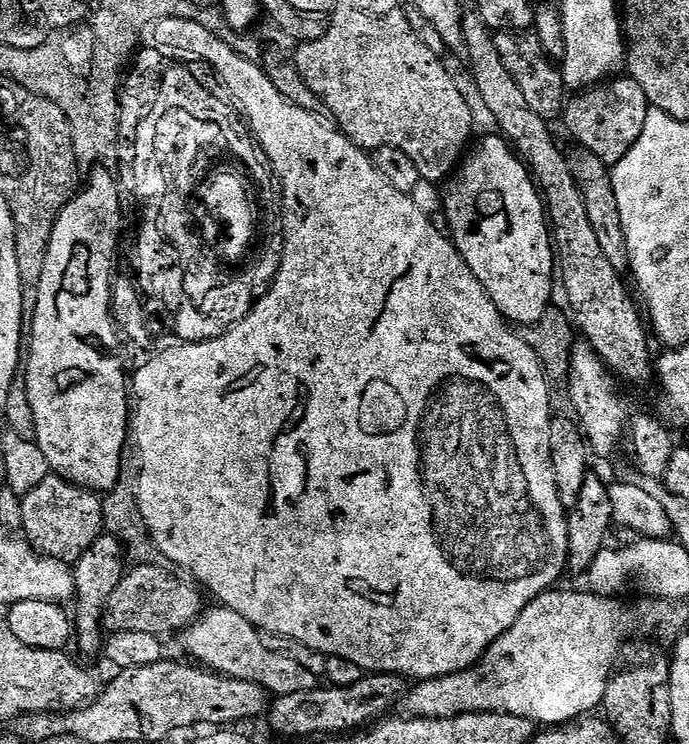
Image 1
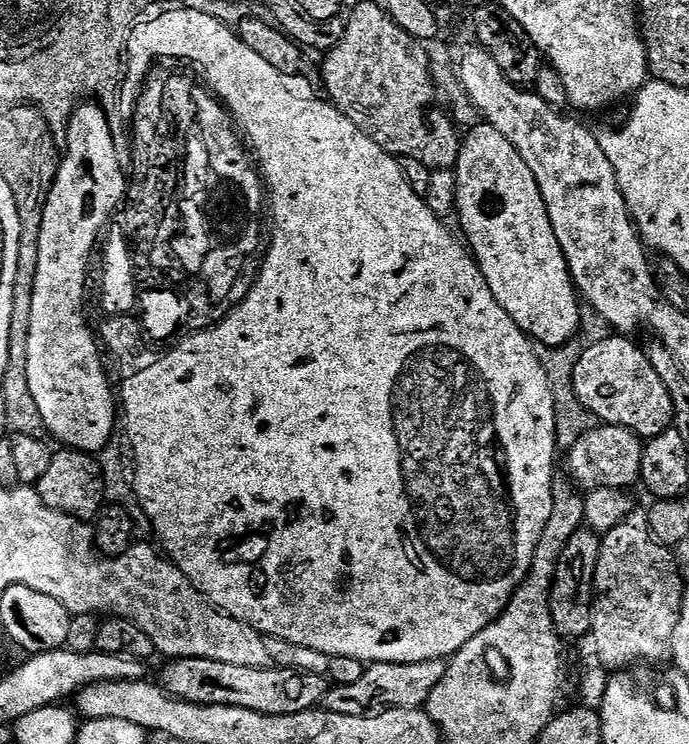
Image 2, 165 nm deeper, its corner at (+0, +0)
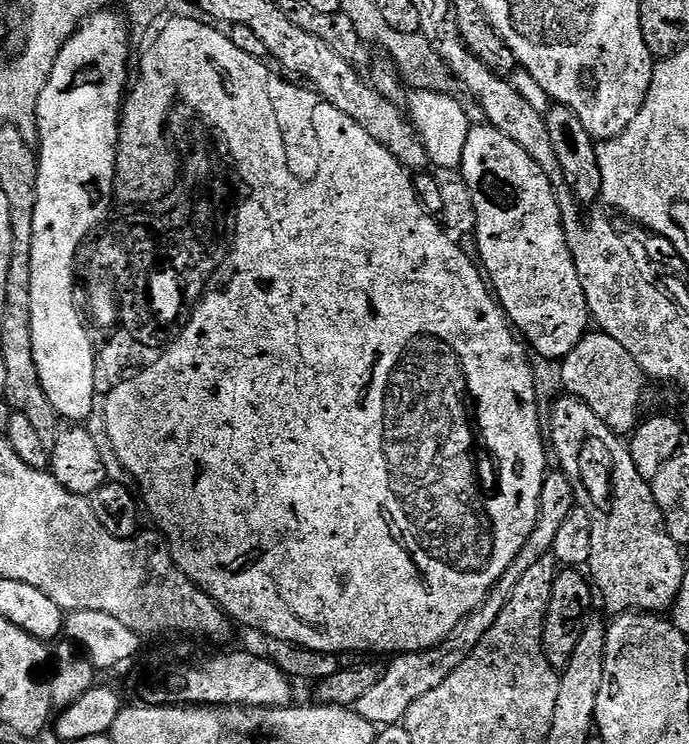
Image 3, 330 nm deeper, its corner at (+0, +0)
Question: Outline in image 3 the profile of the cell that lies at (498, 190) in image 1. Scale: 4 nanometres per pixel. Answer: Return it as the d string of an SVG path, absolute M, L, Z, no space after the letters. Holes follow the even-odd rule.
M484 122L470 128L458 171L464 177L466 186L470 186L470 194L474 194L474 239L480 247L478 260L494 289L500 307L530 348L532 343L533 353L536 351L538 355L556 360L555 362L563 361L589 331L590 313L572 252L568 249L568 239L564 233L566 221L560 213L556 192L548 181L551 180L549 173L540 168L538 162L534 162L530 154L522 150L522 146L518 146L514 138Z

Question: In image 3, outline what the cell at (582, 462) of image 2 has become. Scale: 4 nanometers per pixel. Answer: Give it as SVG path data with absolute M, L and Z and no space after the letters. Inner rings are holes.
M552 470L545 475L536 525L518 558L510 562L506 574L502 574L502 578L492 587L488 597L480 603L480 607L470 613L442 643L436 644L433 648L423 648L420 652L402 652L393 655L392 662L384 668L382 678L378 678L376 685L366 694L362 694L362 698L358 698L354 706L356 712L362 714L362 718L374 722L377 726L403 722L410 706L414 706L418 698L423 698L424 695L430 694L430 690L442 686L442 682L446 682L446 678L450 678L450 674L454 674L454 670L458 670L458 666L462 666L462 662L466 662L466 658L474 654L478 642L482 642L482 638L486 638L486 634L490 631L490 626L498 622L498 614L502 614L506 602L510 602L510 594L514 594L514 586L518 586L522 574L526 574L526 570L530 570L530 566L534 566L538 558L552 552L554 542L558 538L558 530L562 530L562 522L566 522L566 518L570 518L570 514L577 511L578 488L574 480L572 485L572 480L573 477L563 470Z

